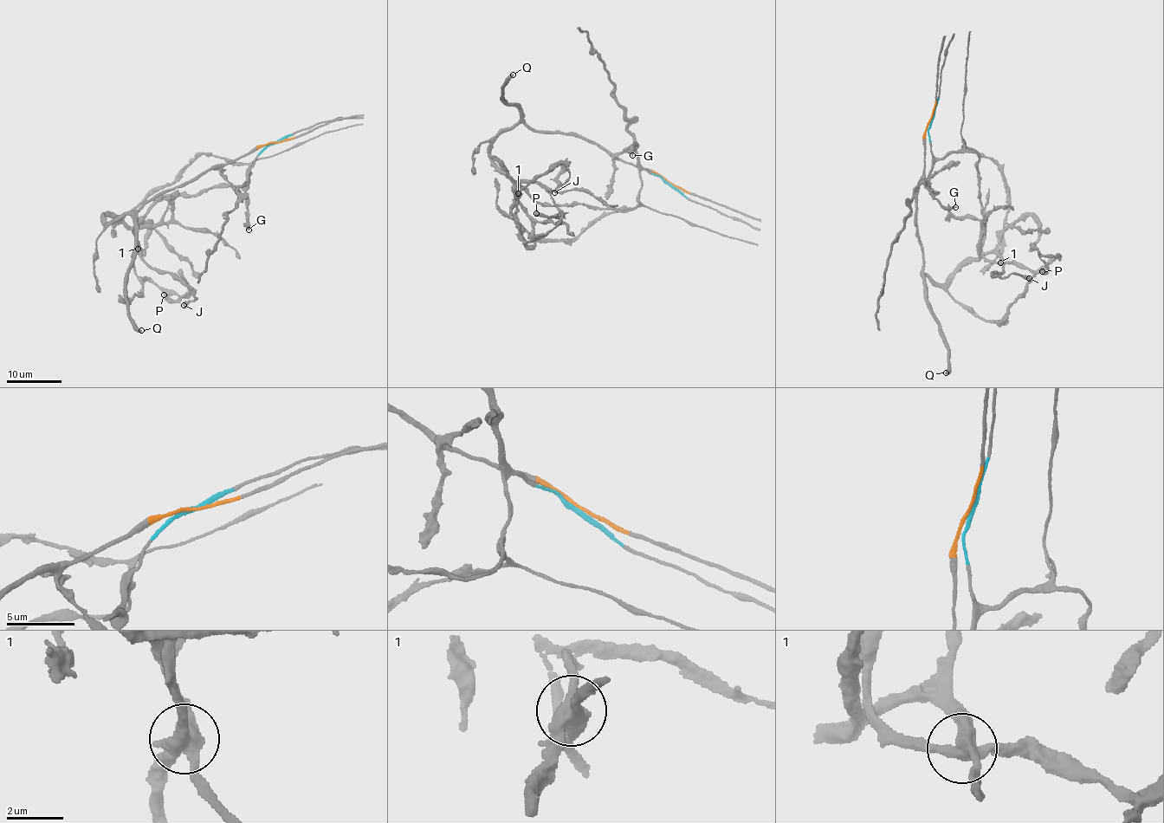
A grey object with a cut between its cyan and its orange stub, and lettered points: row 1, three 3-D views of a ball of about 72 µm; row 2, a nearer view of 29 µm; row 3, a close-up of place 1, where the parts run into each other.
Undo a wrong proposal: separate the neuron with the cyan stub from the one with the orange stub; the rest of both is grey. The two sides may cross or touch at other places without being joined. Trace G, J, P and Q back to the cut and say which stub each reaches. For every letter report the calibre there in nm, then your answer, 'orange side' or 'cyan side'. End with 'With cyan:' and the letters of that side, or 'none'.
G: 280 nm | cyan side
J: 550 nm | orange side
P: 550 nm | cyan side
Q: 360 nm | orange side
With cyan: G, P

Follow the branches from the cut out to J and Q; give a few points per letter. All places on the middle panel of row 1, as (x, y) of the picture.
J: (670, 183), (574, 135), (521, 123), (507, 127), (490, 152), (514, 194), (563, 164), (569, 173), (554, 192)
Q: (670, 183), (574, 135), (546, 132), (526, 125), (520, 106), (505, 104), (502, 95), (501, 86), (513, 74)

